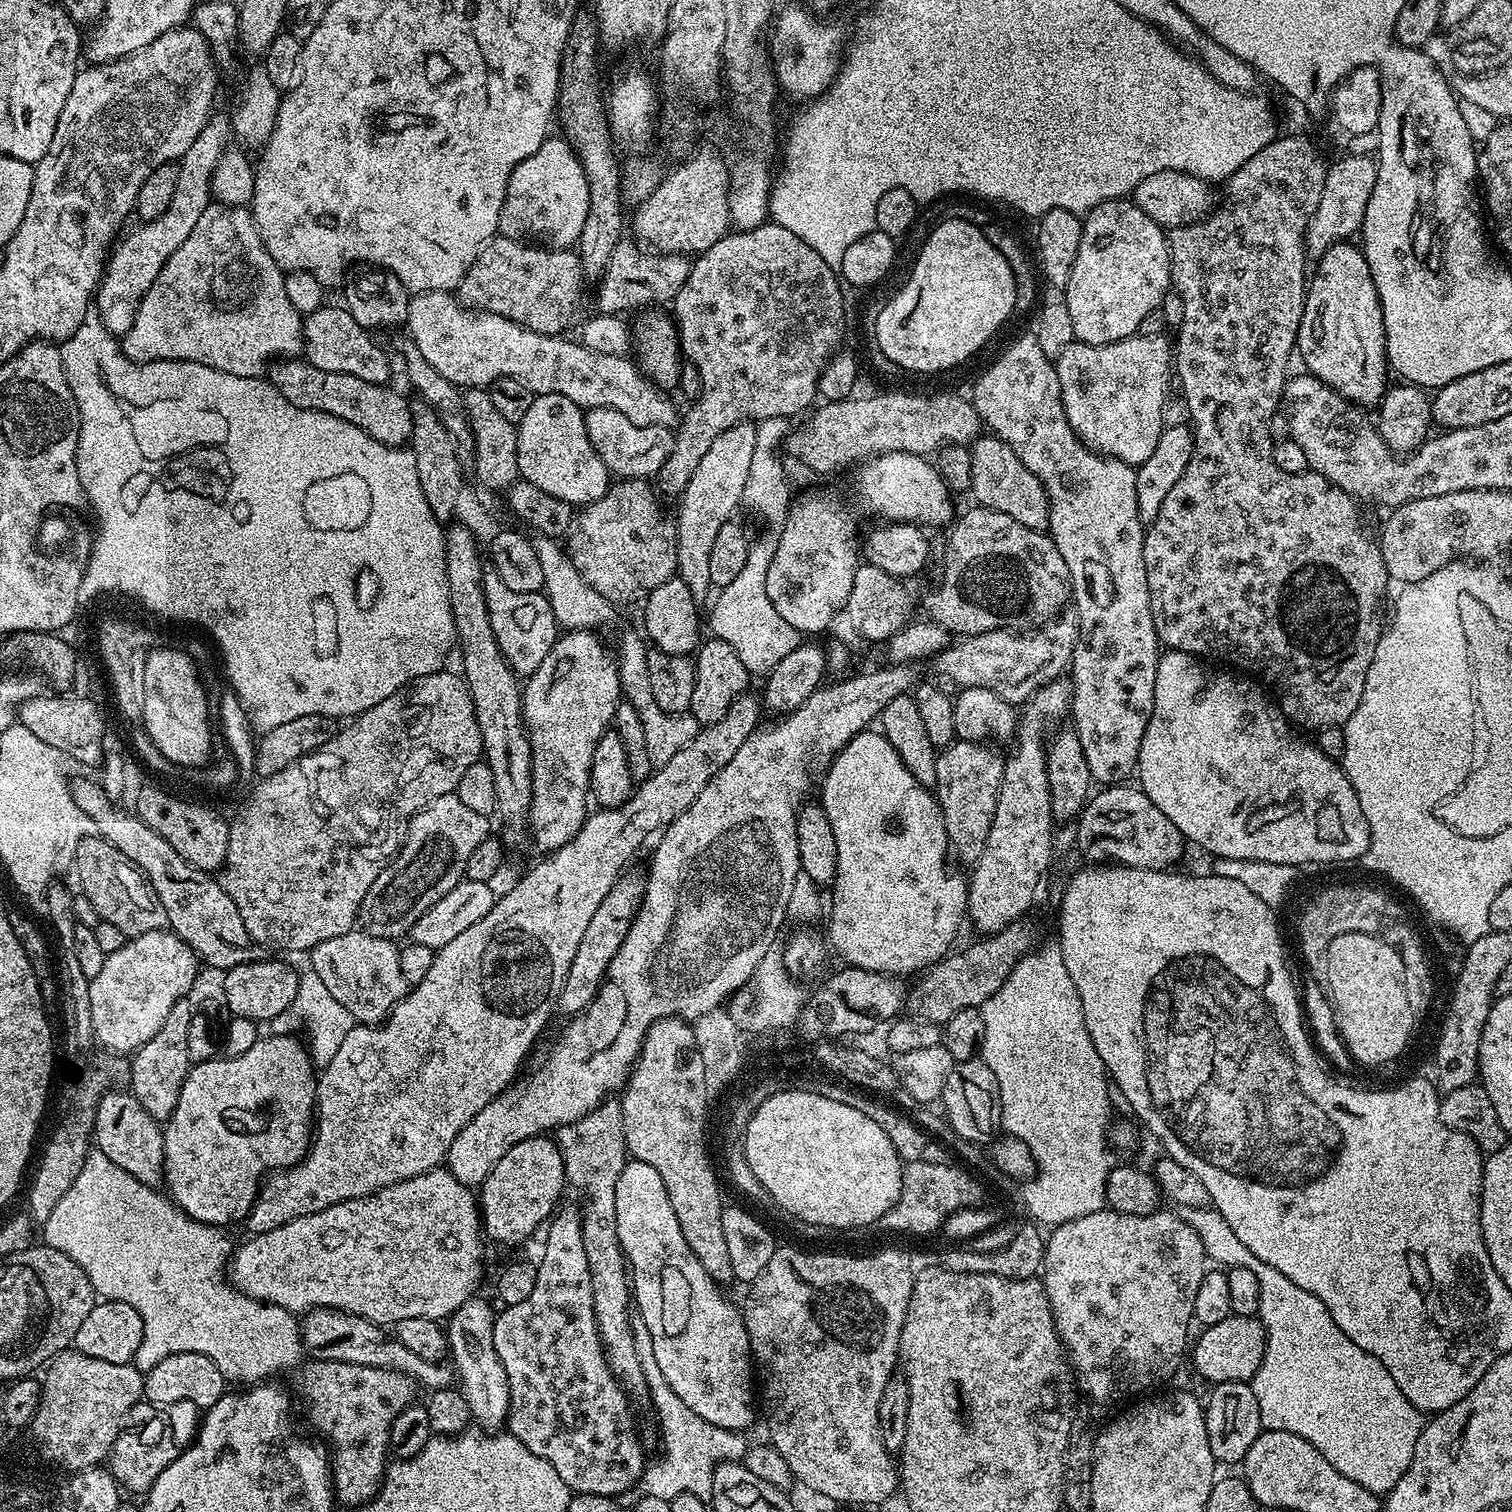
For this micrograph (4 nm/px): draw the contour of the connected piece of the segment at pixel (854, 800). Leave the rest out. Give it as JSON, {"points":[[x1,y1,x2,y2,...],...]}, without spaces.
{"points":[[865,730,852,737,845,744,844,749,834,757,827,772,823,773,824,785,821,786,820,797,818,797,826,818,830,818,830,826,834,830,834,842,838,846,838,866,836,867,834,887,831,889,831,891,833,890,832,944,836,947,837,954,844,959,845,965,861,968,867,972,877,972,883,976,908,978,911,972,919,973,949,955,950,949,953,947,953,945,951,946,952,939,955,938,960,923,965,923,966,920,968,882,963,875,960,877,958,873,948,869,948,860,944,855,949,854,950,847,937,797,925,785,918,783,914,774,910,774,910,770,906,770,902,758,894,750,894,746,890,746,887,738,879,731,872,731]]}

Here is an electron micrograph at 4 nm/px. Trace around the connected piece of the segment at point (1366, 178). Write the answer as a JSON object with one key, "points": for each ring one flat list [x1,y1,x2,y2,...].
{"points":[[1344,156,1336,165,1333,163,1329,167,1322,202,1318,202,1318,210,1314,210,1308,224,1306,252,1309,257,1319,258,1326,254,1330,245,1347,241,1363,229,1366,206,1370,202,1370,194,1374,194,1377,167,1377,161,1368,156]]}

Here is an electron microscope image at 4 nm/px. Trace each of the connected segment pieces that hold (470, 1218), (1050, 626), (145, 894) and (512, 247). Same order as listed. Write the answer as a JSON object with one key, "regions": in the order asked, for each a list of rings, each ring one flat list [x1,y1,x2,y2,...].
{"regions":[[[443,1167,432,1169,426,1174,418,1174,414,1178,403,1180,397,1184,391,1184,390,1187,384,1188,382,1191,376,1192,372,1196,362,1198,361,1200,345,1200,341,1203,335,1204,334,1206,330,1206,321,1212,315,1212,309,1216,303,1216,302,1218,294,1218,290,1222,286,1222,282,1226,278,1226,272,1232,258,1232,248,1239,252,1240,246,1241,241,1248,239,1245,230,1257,230,1283,232,1287,239,1288,240,1291,247,1294,247,1296,253,1296,255,1300,261,1300,264,1304,277,1304,278,1306,282,1306,285,1310,287,1310,287,1312,291,1312,293,1314,303,1314,310,1311,311,1308,336,1308,340,1312,349,1312,355,1316,361,1316,362,1318,366,1318,370,1322,374,1322,375,1324,381,1326,395,1326,399,1320,405,1320,406,1318,430,1318,431,1320,444,1322,447,1321,448,1317,451,1316,453,1312,460,1309,461,1306,463,1306,468,1300,473,1299,473,1296,477,1293,475,1290,479,1286,484,1272,484,1244,486,1245,486,1242,483,1235,483,1223,479,1216,479,1203,477,1195,469,1185,458,1182,458,1180,454,1178,452,1172]],[[1065,610,1056,619,1039,625,1035,630,1019,632,999,628,949,643,930,663,938,675,953,680,960,688,994,690,994,694,998,694,998,698,1006,703,1020,706,1039,688,1065,675,1072,662,1072,651,1077,638,1075,611]],[[99,834,89,835,78,842,76,847,76,858,74,861,74,873,80,879,80,888,84,891,84,896,88,899,88,904,97,912,100,920,111,922,122,930,125,938,150,934,168,928,168,915,163,906,158,902,158,898,152,892,152,887,148,885,144,878,144,873,112,845,108,840]],[[502,235,489,240,462,278,458,299,461,304,473,310,498,314,538,334,559,336,565,331,563,328,575,318,576,311,580,308,580,291,586,285,586,277,580,270,579,255,572,250,553,250,547,246,531,248,528,244,531,243]]]}

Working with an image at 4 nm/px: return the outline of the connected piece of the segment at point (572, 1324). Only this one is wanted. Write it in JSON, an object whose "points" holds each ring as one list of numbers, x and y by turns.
{"points":[[561,1207,547,1221,548,1233,544,1236,544,1253,536,1264,538,1270,538,1286,534,1286,533,1292,523,1302,509,1304,497,1315,494,1322,494,1350,498,1350,498,1358,502,1362,502,1370,506,1370,506,1378,510,1388,507,1431,511,1432,526,1450,538,1454,538,1458,546,1458,554,1470,562,1477,562,1482,571,1488,573,1493,581,1496,611,1496,620,1498,623,1492,628,1492,637,1487,640,1476,646,1467,644,1460,644,1448,640,1445,640,1436,636,1433,636,1416,632,1413,633,1401,630,1399,624,1387,616,1381,616,1375,610,1370,608,1358,604,1355,604,1347,598,1334,598,1322,594,1318,594,1290,590,1286,590,1265,586,1263,586,1249,582,1246,582,1222,580,1221,581,1209]]}

